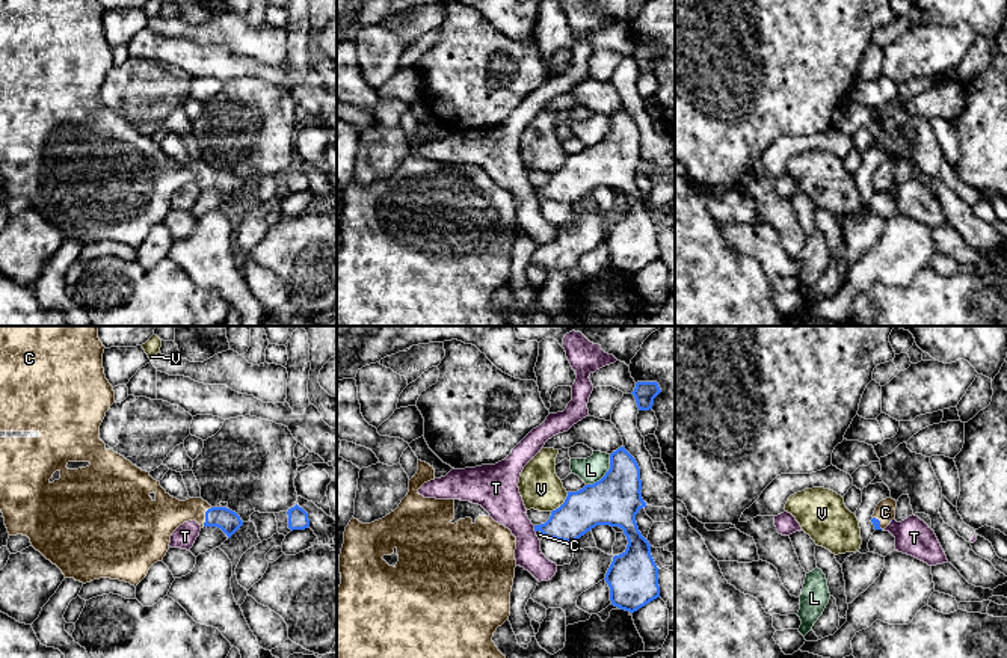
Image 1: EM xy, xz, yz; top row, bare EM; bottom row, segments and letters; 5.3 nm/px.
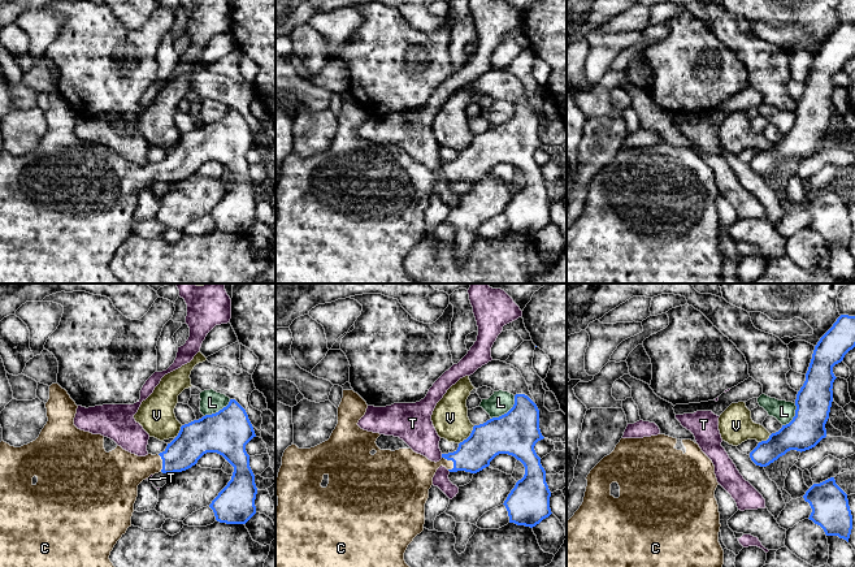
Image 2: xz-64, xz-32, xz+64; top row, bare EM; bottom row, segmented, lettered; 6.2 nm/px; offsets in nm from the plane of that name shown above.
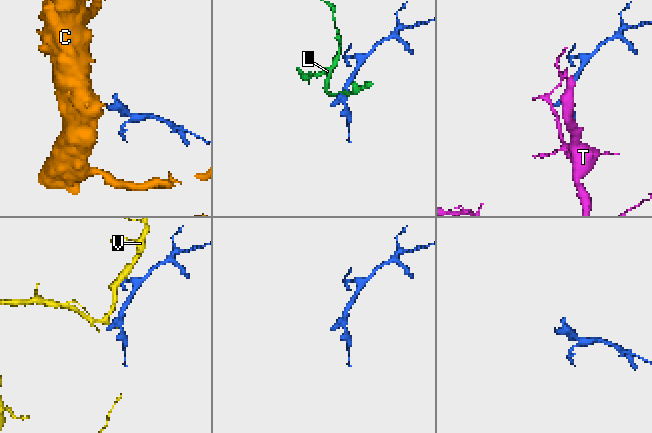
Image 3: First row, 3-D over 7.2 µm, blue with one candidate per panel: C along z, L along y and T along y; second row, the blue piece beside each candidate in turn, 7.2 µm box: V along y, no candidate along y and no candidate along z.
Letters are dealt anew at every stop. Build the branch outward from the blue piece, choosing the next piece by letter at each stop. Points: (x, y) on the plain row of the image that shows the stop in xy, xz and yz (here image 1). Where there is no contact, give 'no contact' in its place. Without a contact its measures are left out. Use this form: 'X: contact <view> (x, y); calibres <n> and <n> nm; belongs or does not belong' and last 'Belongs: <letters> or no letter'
C: contact xy (206, 178); calibres 120 and 200 nm; belongs
L: contact xz (606, 136); calibres 280 and 140 nm; does not belong
T: contact xz (535, 190); calibres 200 and 220 nm; does not belong
V: contact xz (563, 165); calibres 260 and 220 nm; does not belong
Belongs: C

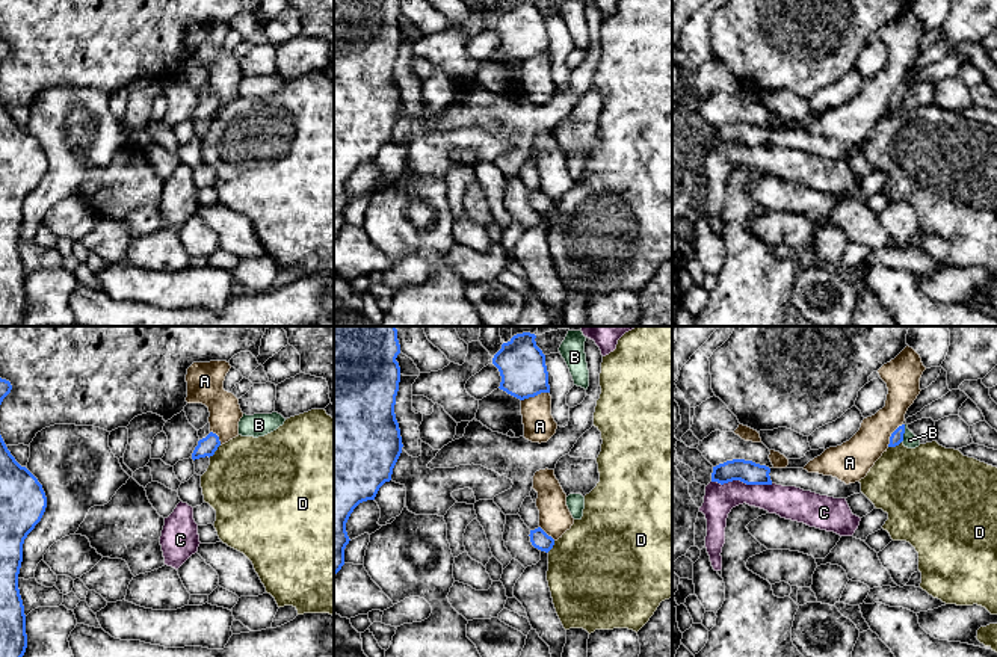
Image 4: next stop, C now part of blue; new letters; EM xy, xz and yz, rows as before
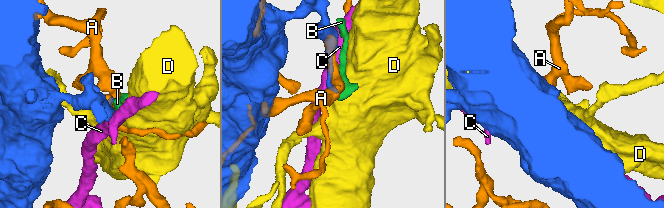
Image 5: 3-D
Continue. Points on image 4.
A: contact xz (535, 56); calibres 260 and 170 nm; does not belong
B: contact yz (904, 94); calibres 70 and 80 nm; does not belong
C: contact yz (742, 142); calibres 120 and 160 nm; does not belong
D: contact xy (215, 112); calibres 100 and 480 nm; does not belong
Belongs: no letter

